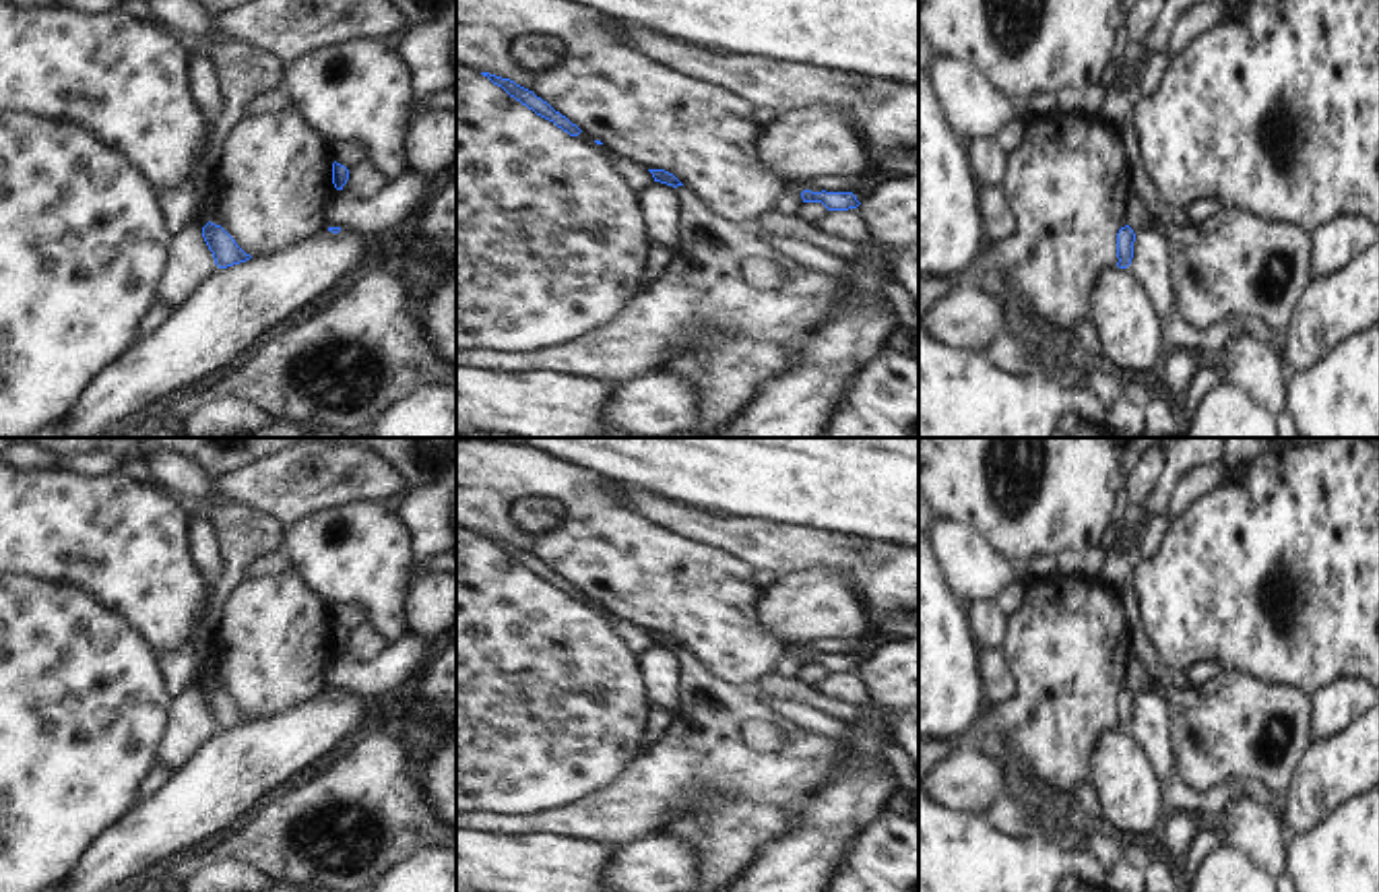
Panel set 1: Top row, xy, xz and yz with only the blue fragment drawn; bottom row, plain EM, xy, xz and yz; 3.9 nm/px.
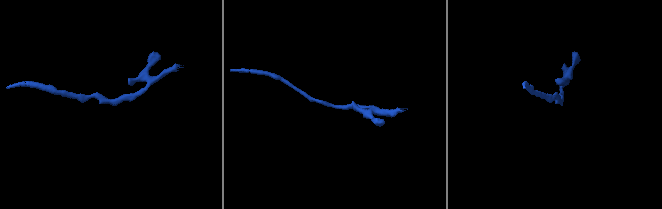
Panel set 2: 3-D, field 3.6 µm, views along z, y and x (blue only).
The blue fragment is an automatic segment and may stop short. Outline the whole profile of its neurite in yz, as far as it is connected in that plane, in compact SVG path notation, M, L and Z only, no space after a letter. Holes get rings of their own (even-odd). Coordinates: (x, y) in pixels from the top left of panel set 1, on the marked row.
M1129 225L1121 227L1117 233L1117 266L1119 268L1127 268L1131 264L1133 258L1133 242L1135 242L1135 233Z

